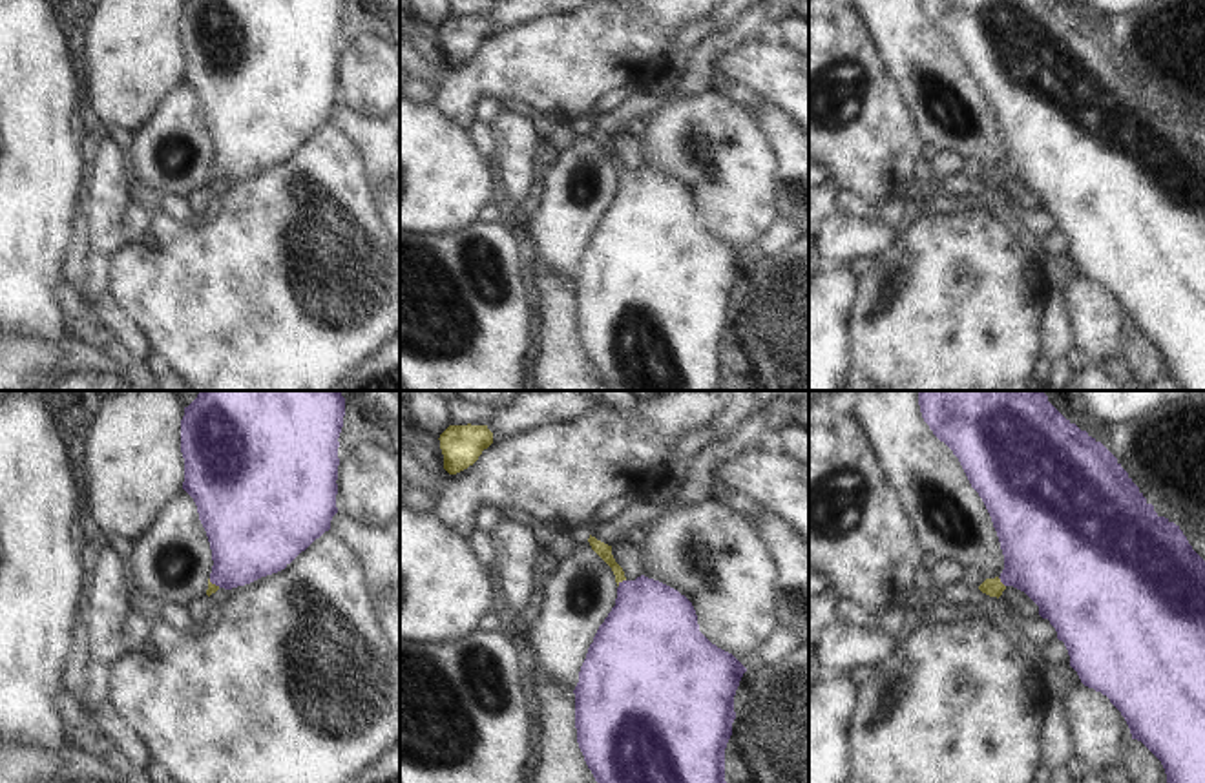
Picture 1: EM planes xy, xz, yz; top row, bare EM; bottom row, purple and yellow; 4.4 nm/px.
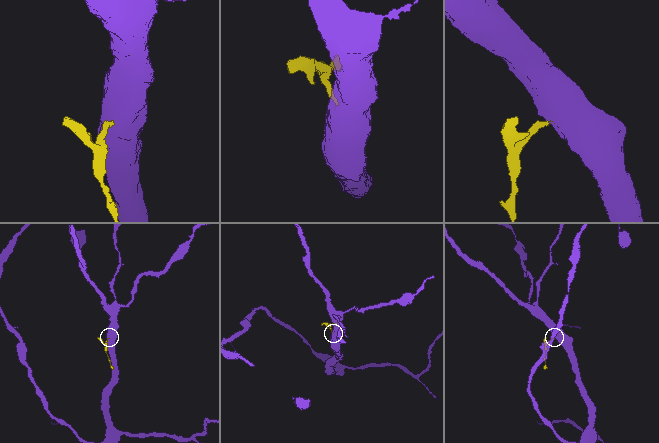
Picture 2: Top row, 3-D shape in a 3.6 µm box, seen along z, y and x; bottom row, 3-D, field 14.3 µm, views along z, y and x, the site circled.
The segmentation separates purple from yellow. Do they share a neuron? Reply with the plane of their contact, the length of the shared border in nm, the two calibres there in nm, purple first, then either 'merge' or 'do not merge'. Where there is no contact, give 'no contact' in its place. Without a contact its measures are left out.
xz | 50 nm | 400/70 nm | merge

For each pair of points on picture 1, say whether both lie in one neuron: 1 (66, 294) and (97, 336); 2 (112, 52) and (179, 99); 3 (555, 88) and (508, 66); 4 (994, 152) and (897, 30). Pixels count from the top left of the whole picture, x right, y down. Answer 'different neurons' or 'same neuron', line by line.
1: same neuron
2: different neurons
3: same neuron
4: same neuron

